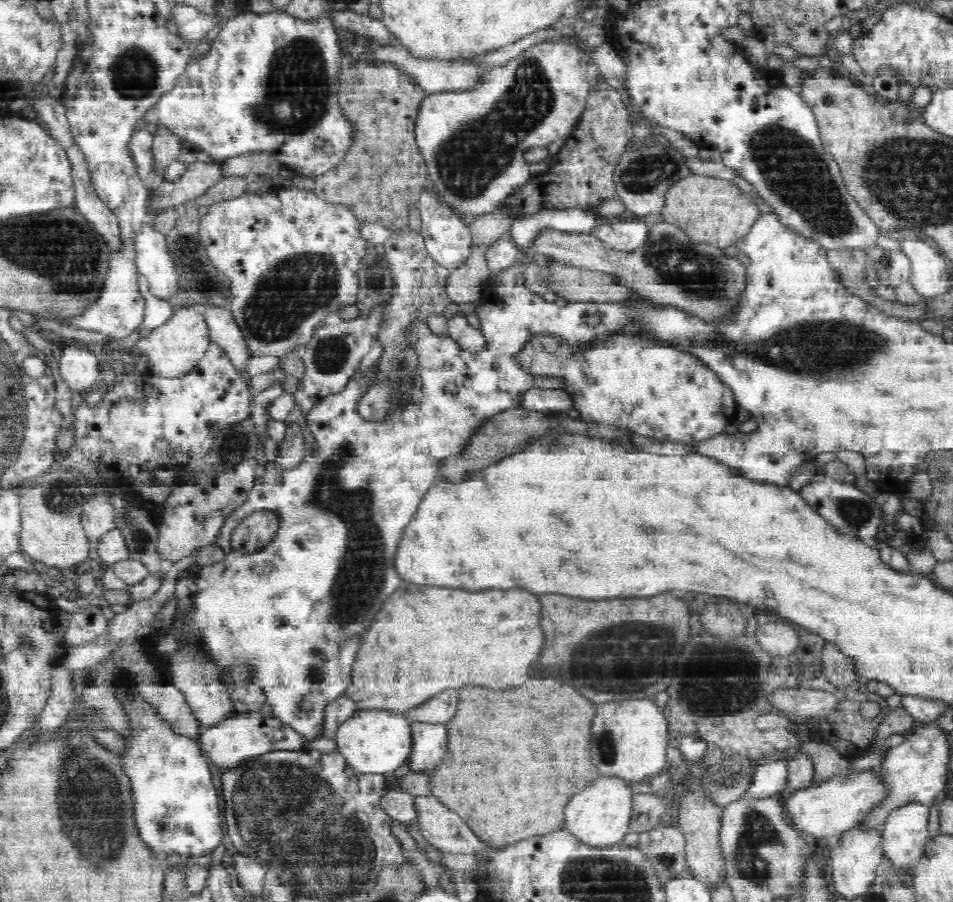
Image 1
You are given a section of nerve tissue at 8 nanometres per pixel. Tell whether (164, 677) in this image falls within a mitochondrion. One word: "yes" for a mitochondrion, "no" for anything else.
no

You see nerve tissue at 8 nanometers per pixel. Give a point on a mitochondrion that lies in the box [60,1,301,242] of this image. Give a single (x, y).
(133, 73)

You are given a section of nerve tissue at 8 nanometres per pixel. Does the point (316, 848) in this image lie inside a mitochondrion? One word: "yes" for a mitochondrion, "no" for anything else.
yes

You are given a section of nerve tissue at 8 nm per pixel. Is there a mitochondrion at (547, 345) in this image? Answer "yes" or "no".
yes

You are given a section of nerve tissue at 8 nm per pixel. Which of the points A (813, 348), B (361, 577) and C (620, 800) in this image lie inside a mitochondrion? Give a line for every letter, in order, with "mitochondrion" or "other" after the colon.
A: mitochondrion
B: mitochondrion
C: other

